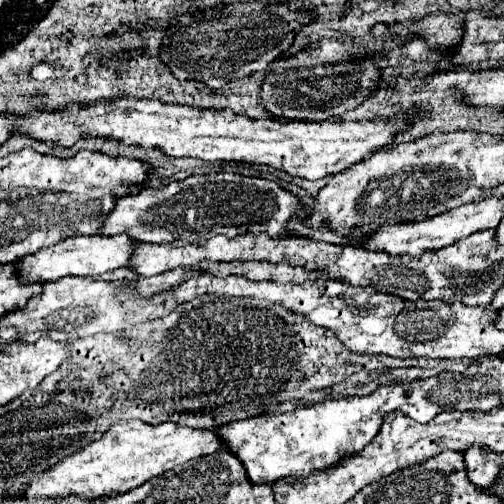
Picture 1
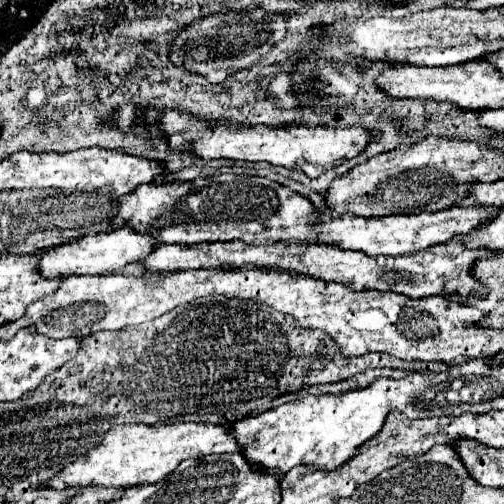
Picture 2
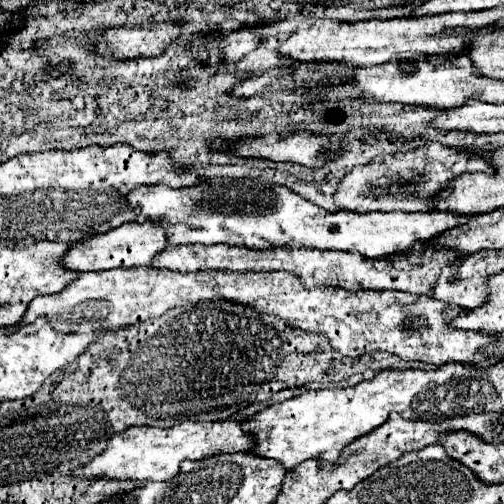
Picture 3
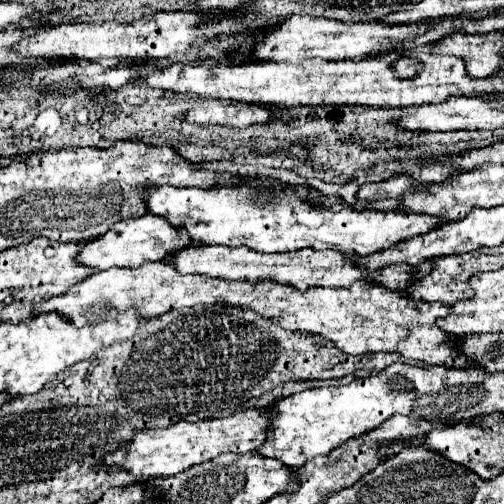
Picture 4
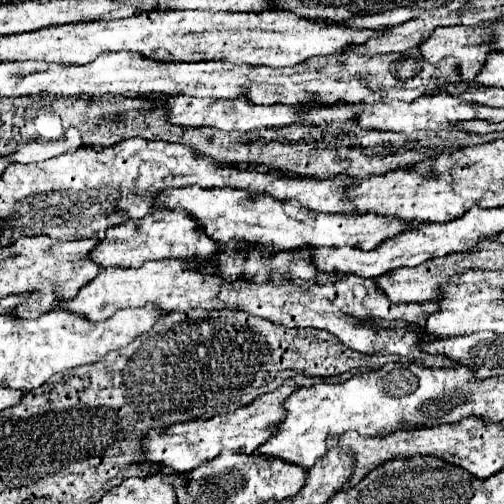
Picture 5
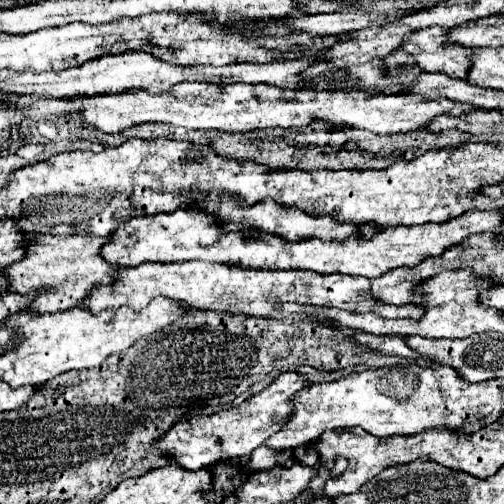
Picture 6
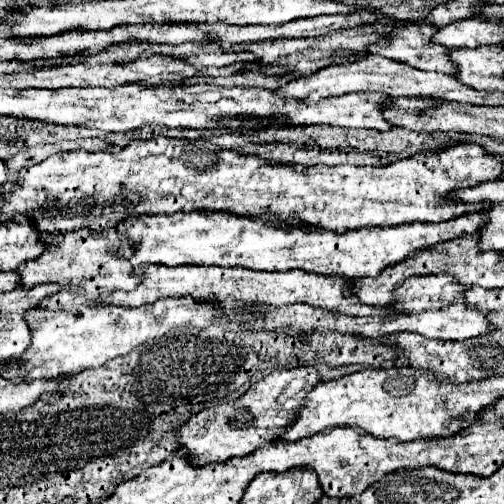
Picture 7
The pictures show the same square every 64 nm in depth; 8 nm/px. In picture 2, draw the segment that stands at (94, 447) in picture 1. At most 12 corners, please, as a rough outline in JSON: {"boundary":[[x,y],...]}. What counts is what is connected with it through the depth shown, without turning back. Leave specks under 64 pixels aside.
{"boundary":[[122,424],[50,482],[160,482],[186,458],[242,452],[220,424]]}

